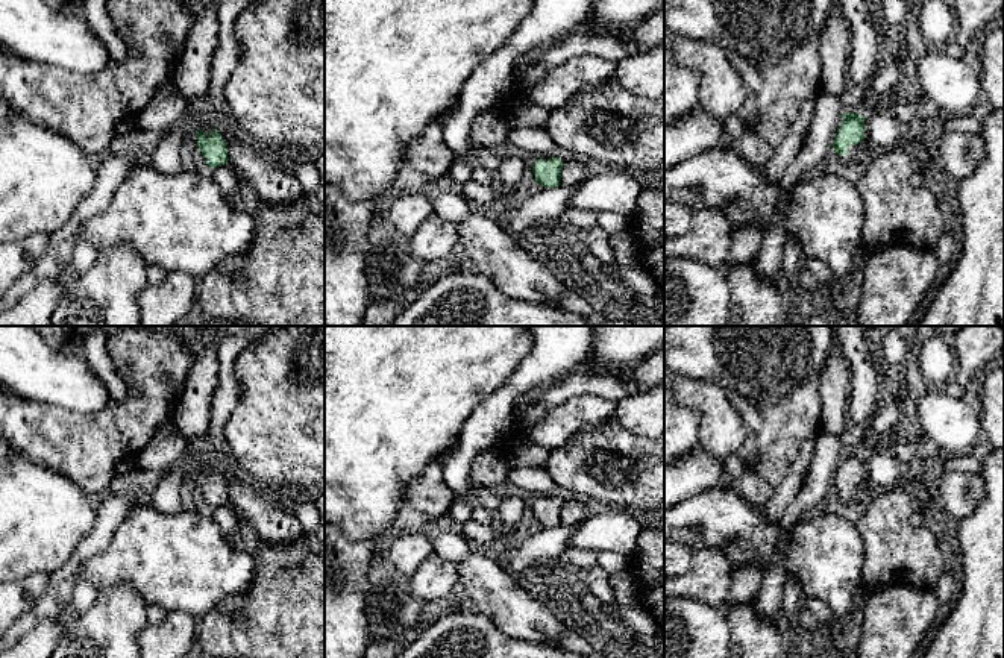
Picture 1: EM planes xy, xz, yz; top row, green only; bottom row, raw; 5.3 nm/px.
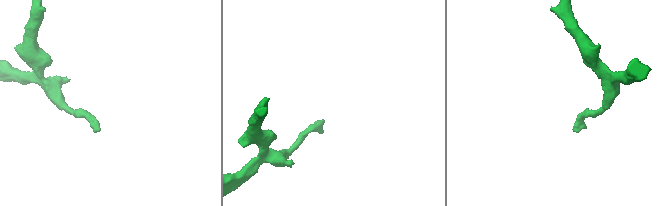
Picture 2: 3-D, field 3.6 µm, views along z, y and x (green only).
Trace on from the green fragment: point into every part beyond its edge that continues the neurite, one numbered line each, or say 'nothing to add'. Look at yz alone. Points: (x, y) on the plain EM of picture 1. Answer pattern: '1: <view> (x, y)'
1: yz (853, 490)

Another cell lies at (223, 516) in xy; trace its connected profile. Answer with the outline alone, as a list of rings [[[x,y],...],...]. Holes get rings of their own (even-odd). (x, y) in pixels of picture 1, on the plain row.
[[[221,505],[212,509],[212,520],[218,525],[221,535],[227,544],[238,528],[237,515],[232,508]]]

